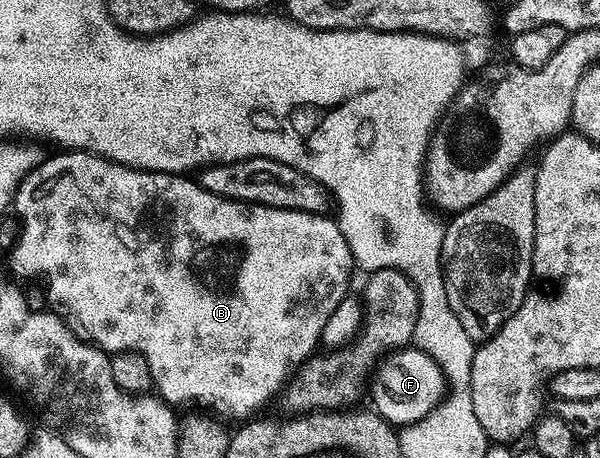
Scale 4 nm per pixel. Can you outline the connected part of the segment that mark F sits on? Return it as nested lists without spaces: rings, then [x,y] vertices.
[[[404,347],[391,355],[385,356],[379,362],[374,376],[370,381],[370,397],[375,412],[379,413],[389,425],[403,427],[413,425],[437,408],[446,393],[444,374],[440,372],[440,365],[430,355],[413,347]]]

